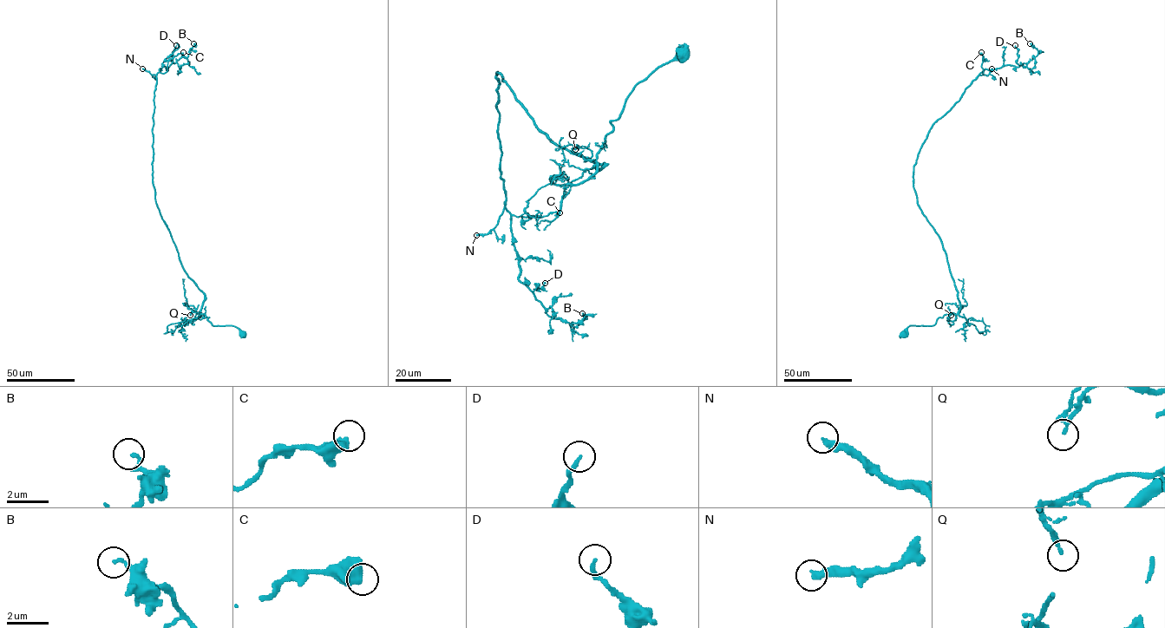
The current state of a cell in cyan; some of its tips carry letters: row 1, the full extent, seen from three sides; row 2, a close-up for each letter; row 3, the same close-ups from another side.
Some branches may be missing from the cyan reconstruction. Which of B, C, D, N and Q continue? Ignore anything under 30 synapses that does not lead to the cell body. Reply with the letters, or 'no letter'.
N

